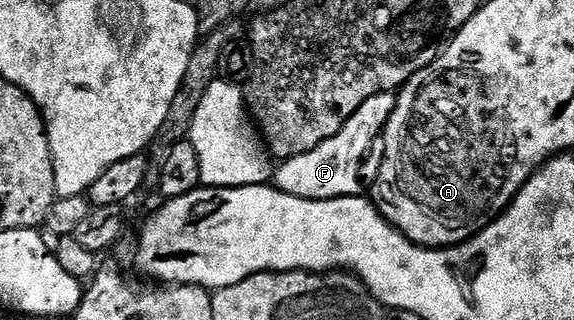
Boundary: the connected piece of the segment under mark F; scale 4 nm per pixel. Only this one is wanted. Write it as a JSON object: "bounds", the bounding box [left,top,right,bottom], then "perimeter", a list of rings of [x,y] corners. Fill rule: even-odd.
{"bounds":[274,92,396,200],"perimeter":[[[391,92],[366,98],[366,102],[362,102],[362,106],[354,110],[342,130],[334,134],[334,138],[326,138],[326,142],[314,146],[314,150],[283,161],[274,172],[275,187],[281,192],[307,200],[333,200],[343,196],[361,195],[360,167],[364,164],[364,155],[371,150],[375,140],[377,143],[381,139],[395,105],[396,96]]]}

